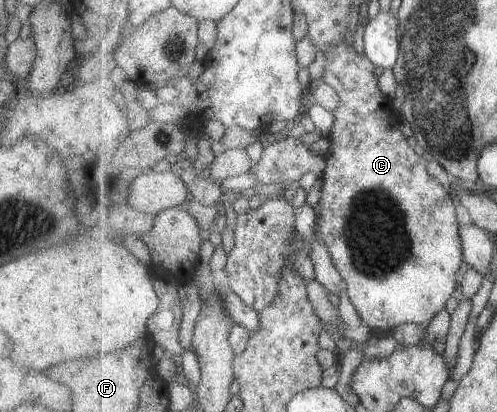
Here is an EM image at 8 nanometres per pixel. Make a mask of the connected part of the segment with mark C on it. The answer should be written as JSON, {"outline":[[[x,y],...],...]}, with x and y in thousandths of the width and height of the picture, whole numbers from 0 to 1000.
{"outline":[[[686,100],[658,124],[662,155],[652,184],[652,197],[666,204],[680,223],[686,238],[684,257],[674,272],[676,296],[668,313],[668,364],[656,376],[662,388],[658,427],[652,434],[648,456],[648,478],[642,500],[648,519],[644,524],[644,563],[654,578],[656,592],[664,600],[672,636],[686,655],[694,675],[696,699],[712,738],[720,745],[736,789],[744,789],[755,808],[783,811],[793,806],[803,791],[817,784],[841,784],[863,794],[869,779],[889,760],[905,723],[913,718],[922,699],[922,675],[926,675],[926,650],[934,646],[934,592],[930,592],[930,566],[926,556],[926,534],[922,534],[922,510],[909,481],[909,461],[893,456],[885,442],[861,413],[863,383],[847,374],[843,357],[833,357],[821,340],[823,330],[813,325],[807,313],[811,284],[801,282],[797,248],[793,235],[781,233],[767,211],[767,189],[757,184],[757,155],[736,133],[724,131],[716,117],[700,114],[696,102]]]}

